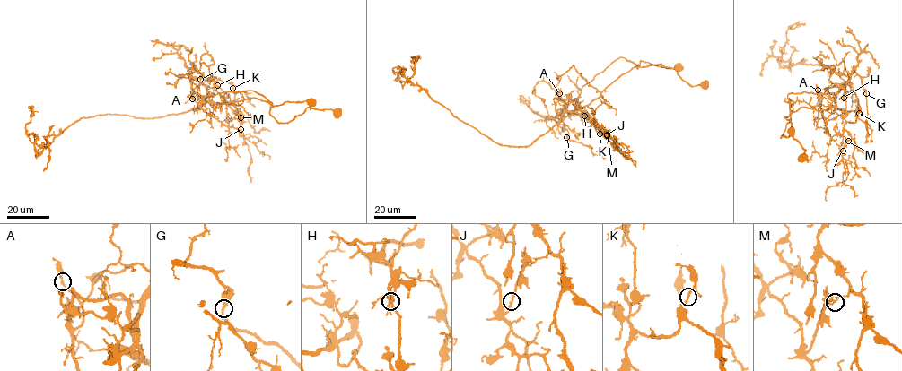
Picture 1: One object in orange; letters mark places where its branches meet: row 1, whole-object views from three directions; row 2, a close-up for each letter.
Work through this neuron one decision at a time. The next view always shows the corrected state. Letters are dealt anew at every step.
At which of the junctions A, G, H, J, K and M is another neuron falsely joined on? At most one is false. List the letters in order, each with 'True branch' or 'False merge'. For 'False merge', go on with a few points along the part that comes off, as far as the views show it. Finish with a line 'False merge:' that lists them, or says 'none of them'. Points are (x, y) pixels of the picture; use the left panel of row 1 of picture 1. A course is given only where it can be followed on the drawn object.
A: True branch
G: True branch
H: False merge. Course of the part to remove: (217, 86), (205, 81), (192, 98), (199, 106), (206, 95), (251, 90), (273, 107), (315, 105)
J: True branch
K: True branch
M: True branch
False merge: H

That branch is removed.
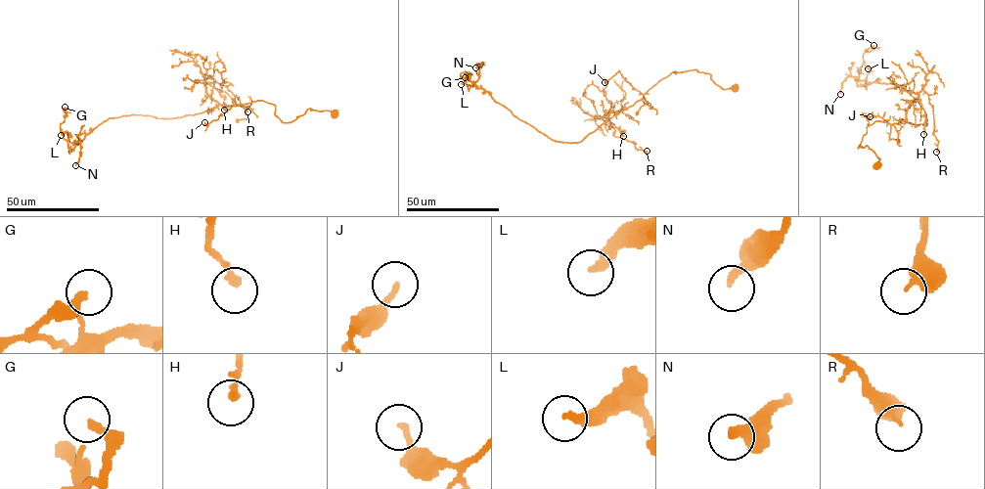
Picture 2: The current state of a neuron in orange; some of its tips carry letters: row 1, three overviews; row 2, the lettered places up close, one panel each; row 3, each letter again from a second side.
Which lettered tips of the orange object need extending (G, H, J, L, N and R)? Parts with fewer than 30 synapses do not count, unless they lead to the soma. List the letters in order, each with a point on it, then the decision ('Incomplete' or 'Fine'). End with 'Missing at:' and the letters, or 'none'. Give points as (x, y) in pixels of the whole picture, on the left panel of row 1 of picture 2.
G: Place: (65, 107). Fine
H: Place: (224, 110). Fine
J: Place: (204, 122). Fine
L: Place: (61, 135). Fine
N: Place: (75, 165). Fine
R: Place: (247, 111). Fine
Missing at: none

